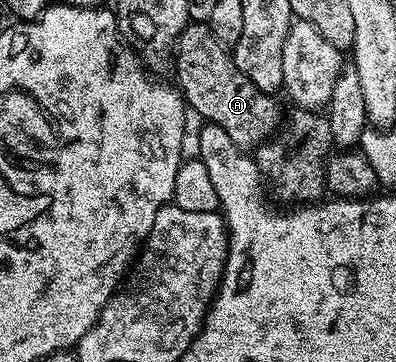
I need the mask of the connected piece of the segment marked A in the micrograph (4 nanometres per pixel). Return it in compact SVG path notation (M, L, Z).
M190 21L181 31L181 36L175 44L175 67L177 63L176 86L179 88L186 104L195 108L205 121L222 127L235 141L235 145L242 149L256 149L264 139L268 139L280 128L283 122L283 110L276 103L274 96L260 89L252 83L235 65L232 54L211 33L208 23Z

